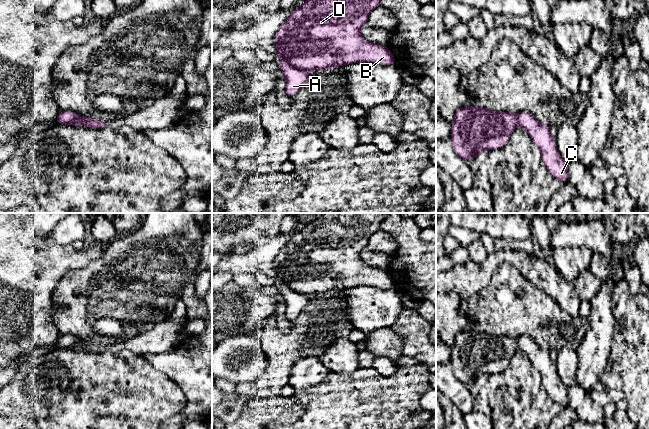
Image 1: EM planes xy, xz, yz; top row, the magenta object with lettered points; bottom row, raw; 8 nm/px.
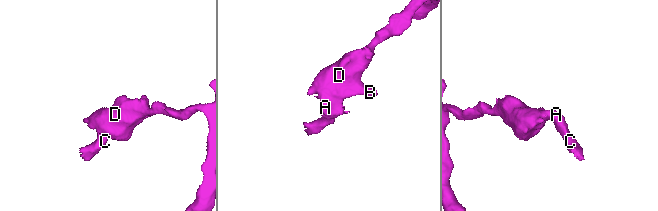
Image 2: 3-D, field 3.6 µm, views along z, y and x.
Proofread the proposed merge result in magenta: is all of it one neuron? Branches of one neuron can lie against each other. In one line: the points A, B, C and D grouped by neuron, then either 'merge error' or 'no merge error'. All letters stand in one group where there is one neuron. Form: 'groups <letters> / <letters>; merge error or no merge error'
groups A C / B D; merge error

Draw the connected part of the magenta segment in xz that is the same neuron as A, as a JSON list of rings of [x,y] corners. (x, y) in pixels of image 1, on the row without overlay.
[[[282,284],[280,294],[286,306],[285,317],[291,321],[295,319],[309,303],[309,296],[299,294],[285,284]]]

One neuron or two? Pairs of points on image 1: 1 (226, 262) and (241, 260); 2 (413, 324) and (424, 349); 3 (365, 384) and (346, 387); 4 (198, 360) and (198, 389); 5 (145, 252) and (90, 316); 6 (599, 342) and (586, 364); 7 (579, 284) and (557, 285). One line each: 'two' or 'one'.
1: one
2: one
3: one
4: one
5: one
6: one
7: two

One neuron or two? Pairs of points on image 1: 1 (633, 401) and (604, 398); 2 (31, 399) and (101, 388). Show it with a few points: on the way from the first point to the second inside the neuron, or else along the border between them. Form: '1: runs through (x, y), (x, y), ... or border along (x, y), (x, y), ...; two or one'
1: border along (608, 387), (619, 389), (625, 399); two
2: runs through (48, 395), (84, 395); one

